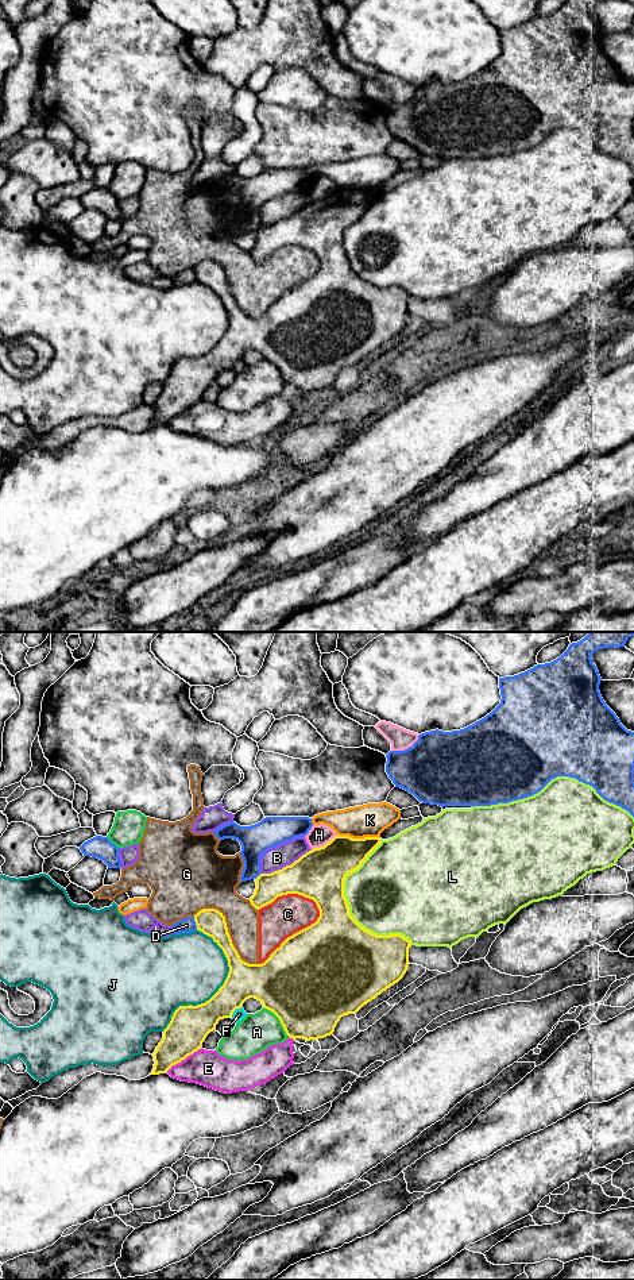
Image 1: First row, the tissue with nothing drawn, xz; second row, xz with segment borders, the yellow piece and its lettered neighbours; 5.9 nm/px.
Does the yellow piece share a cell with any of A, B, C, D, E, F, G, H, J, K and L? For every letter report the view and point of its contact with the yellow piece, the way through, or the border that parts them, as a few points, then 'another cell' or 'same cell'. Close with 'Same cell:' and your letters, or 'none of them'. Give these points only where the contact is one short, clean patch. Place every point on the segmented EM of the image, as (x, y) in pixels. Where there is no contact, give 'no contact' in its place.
A: xz (279, 1020) | another cell
B: xz (286, 866) | another cell
C: xz (300, 930) | another cell
D: xz (196, 924) | another cell
E: xz (184, 1059) | another cell
F: xz (235, 1009) | another cell
G: xz (227, 930) | another cell
H: xz (325, 844) | along xz (337, 835), (312, 849) | another cell
J: xz (219, 989) | another cell
K: xz (359, 839) | another cell
L: xz (348, 908) | another cell
Same cell: none of them

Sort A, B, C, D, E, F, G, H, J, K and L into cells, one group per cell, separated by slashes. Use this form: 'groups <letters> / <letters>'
groups A / B / C G / D / E / F / H / J / K / L

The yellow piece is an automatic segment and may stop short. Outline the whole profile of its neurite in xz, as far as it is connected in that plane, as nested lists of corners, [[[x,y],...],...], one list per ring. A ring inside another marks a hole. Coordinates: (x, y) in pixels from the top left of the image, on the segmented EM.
[[[337,834],[293,864],[271,874],[260,874],[255,879],[256,888],[250,902],[256,910],[287,894],[313,899],[320,910],[314,924],[287,937],[262,964],[248,964],[240,959],[223,913],[202,909],[194,915],[197,930],[212,937],[223,949],[229,972],[209,1001],[197,1006],[179,1006],[174,1011],[163,1030],[162,1041],[152,1053],[155,1064],[150,1075],[166,1073],[173,1065],[201,1049],[219,1021],[231,1018],[250,998],[260,1001],[264,1009],[272,1011],[290,1038],[310,1041],[333,1034],[341,1017],[356,1014],[403,978],[410,964],[410,941],[401,934],[376,936],[362,928],[351,917],[344,897],[345,876],[357,870],[380,841],[380,837],[352,838]]]

